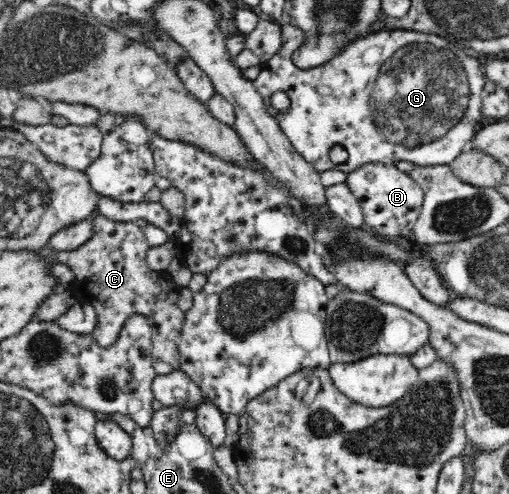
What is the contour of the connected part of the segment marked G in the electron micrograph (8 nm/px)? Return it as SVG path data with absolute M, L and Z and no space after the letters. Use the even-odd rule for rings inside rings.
M285 23L284 26L280 26L283 34L283 48L279 50L279 54L275 58L271 58L269 62L263 63L260 66L261 72L253 77L254 85L259 91L259 95L263 98L265 107L268 114L272 115L277 121L277 124L281 127L281 130L287 135L287 138L291 141L293 149L307 161L317 173L321 173L327 170L341 170L347 175L351 174L355 170L361 169L361 166L368 165L369 163L379 163L385 166L394 165L399 160L406 160L419 166L431 166L435 164L449 164L453 162L461 152L466 150L471 143L472 138L476 135L477 130L475 126L479 124L479 120L482 119L481 108L484 95L485 86L485 72L481 68L481 64L467 56L463 50L455 48L453 44L447 43L443 38L436 36L435 34L423 34L409 30L383 30L378 33L374 33L365 37L354 38L353 41L349 41L340 45L340 54L334 55L328 62L315 66L311 69L298 68L292 60L293 54L301 49L301 46L305 46L307 37L303 31L297 29L295 26ZM276 92L285 92L291 105L287 112L280 112L273 108L271 104L271 97ZM335 145L341 145L347 151L347 162L341 164L335 164L331 162L329 151Z

